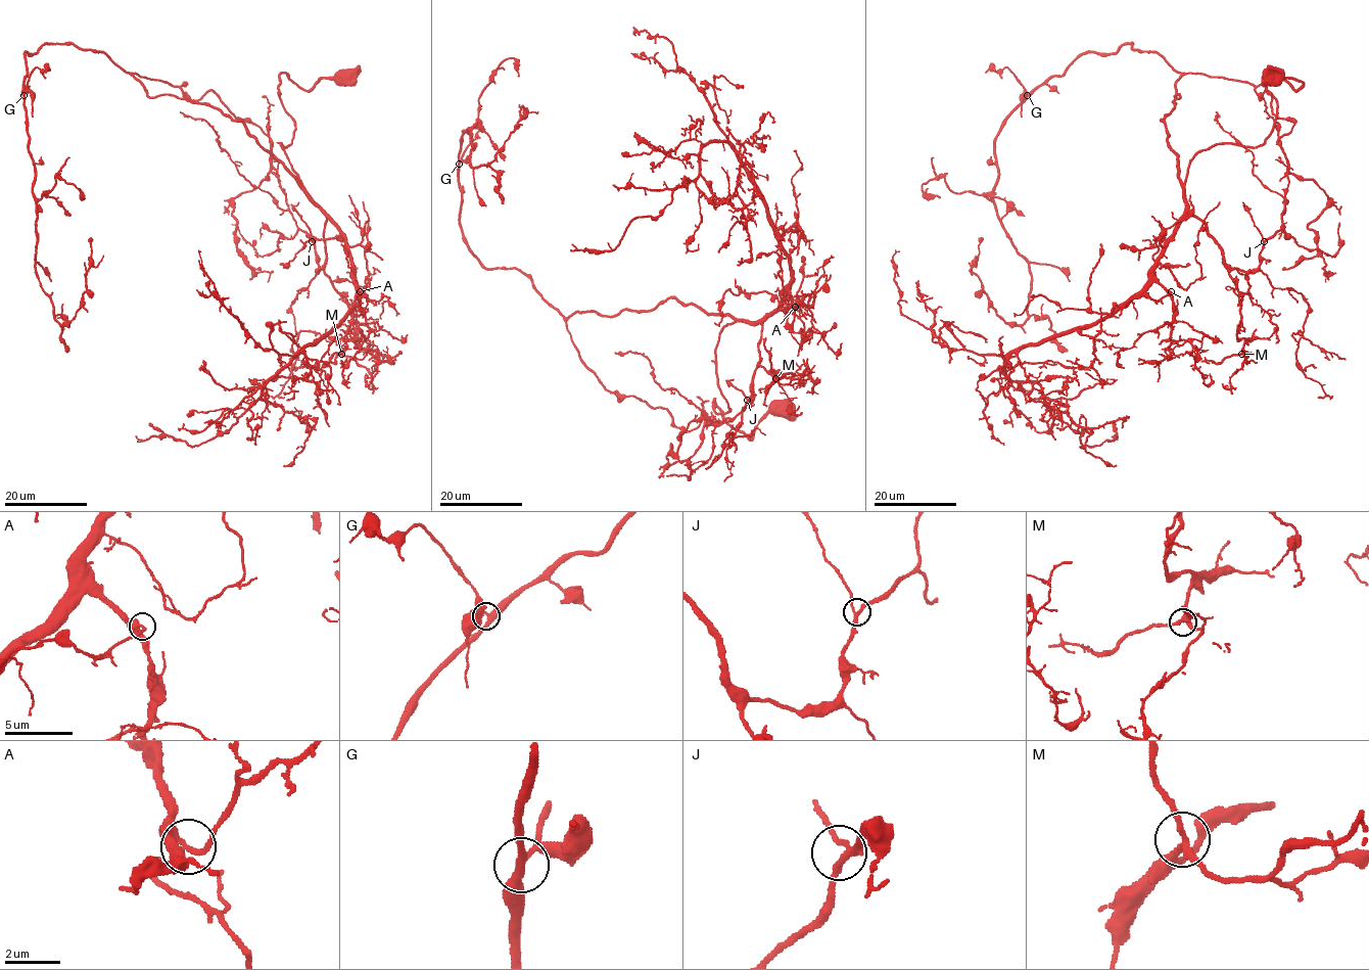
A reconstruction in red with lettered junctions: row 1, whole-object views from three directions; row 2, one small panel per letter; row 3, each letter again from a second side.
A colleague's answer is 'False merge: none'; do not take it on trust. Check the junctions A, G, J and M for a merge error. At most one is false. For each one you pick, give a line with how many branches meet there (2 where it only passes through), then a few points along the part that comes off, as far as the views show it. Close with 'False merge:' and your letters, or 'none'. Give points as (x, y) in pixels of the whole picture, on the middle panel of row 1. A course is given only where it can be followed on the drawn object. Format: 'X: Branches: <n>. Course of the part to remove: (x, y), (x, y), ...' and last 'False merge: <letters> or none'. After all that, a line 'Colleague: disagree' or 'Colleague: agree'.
False merge: none
Colleague: agree

